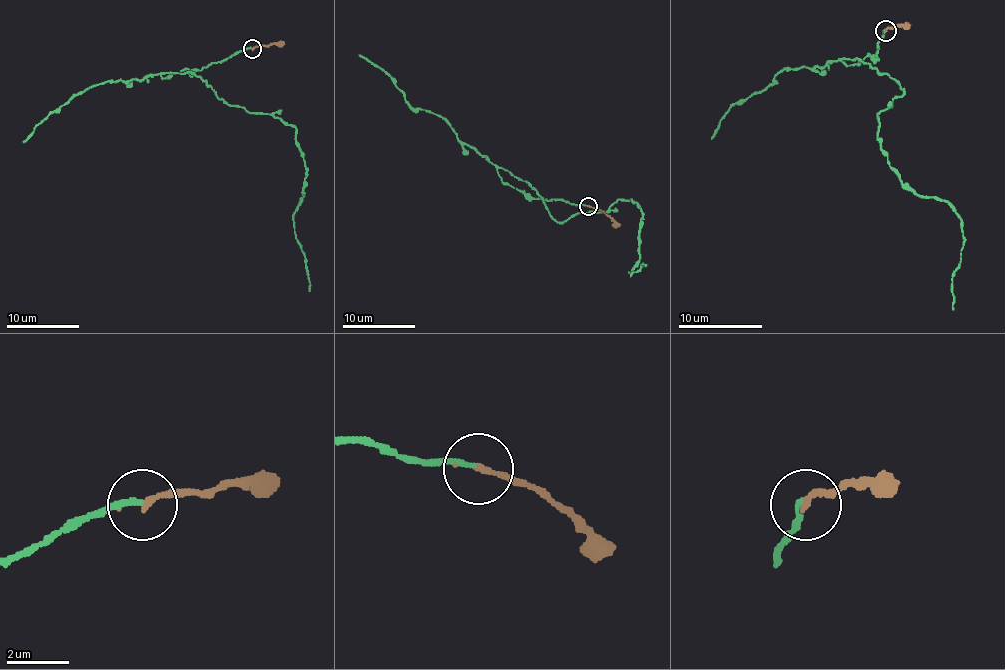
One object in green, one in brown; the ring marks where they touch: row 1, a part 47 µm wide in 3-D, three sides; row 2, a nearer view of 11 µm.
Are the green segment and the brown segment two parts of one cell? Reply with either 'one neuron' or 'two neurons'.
one neuron

